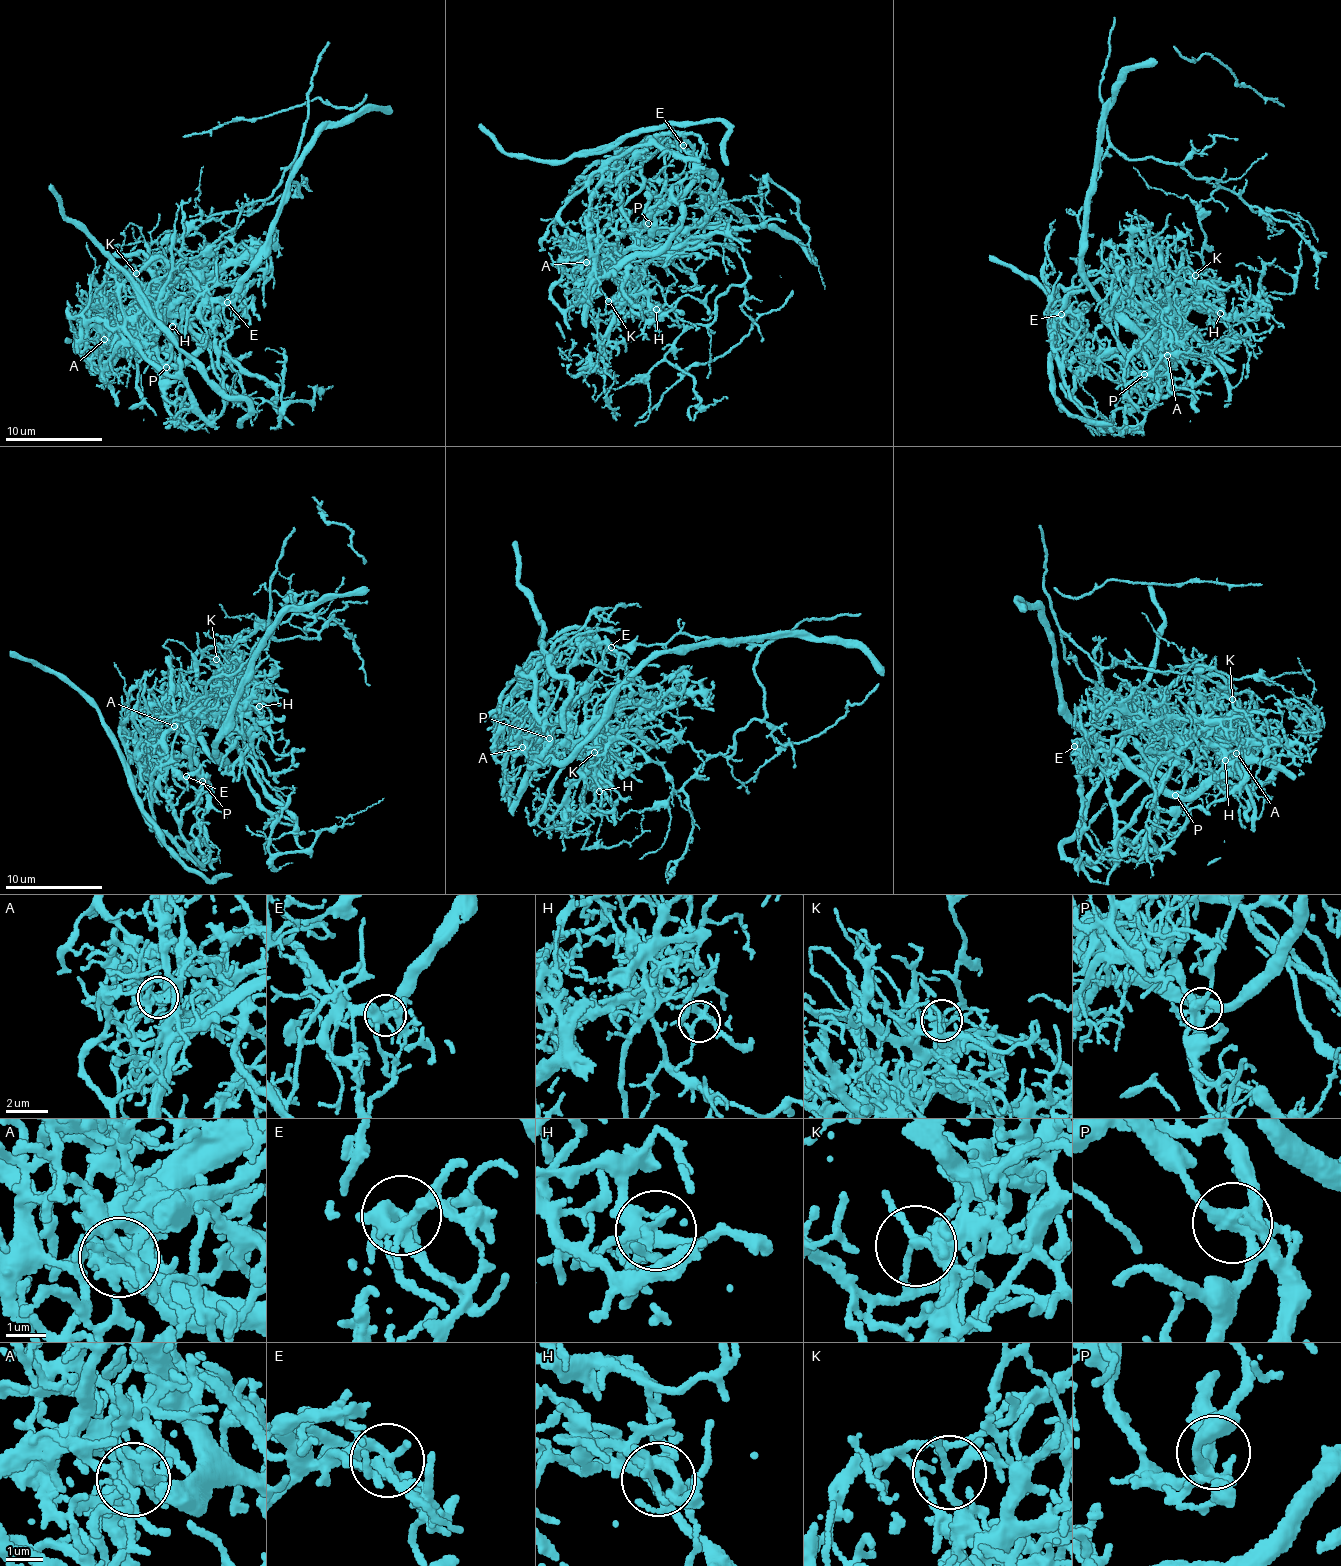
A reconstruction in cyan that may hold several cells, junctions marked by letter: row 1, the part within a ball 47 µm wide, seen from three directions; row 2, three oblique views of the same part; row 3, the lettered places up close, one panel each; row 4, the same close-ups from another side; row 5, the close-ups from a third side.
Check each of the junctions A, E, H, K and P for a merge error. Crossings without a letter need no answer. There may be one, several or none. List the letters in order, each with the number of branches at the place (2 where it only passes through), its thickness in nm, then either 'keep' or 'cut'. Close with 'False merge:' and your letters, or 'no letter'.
A: branches 8; calibre 240 nm; cut
E: branches 5; calibre 280 nm; keep
H: branches 4; calibre 240 nm; keep
K: branches 4; calibre 190 nm; cut
P: branches 4; calibre 320 nm; keep
False merge: A, K

